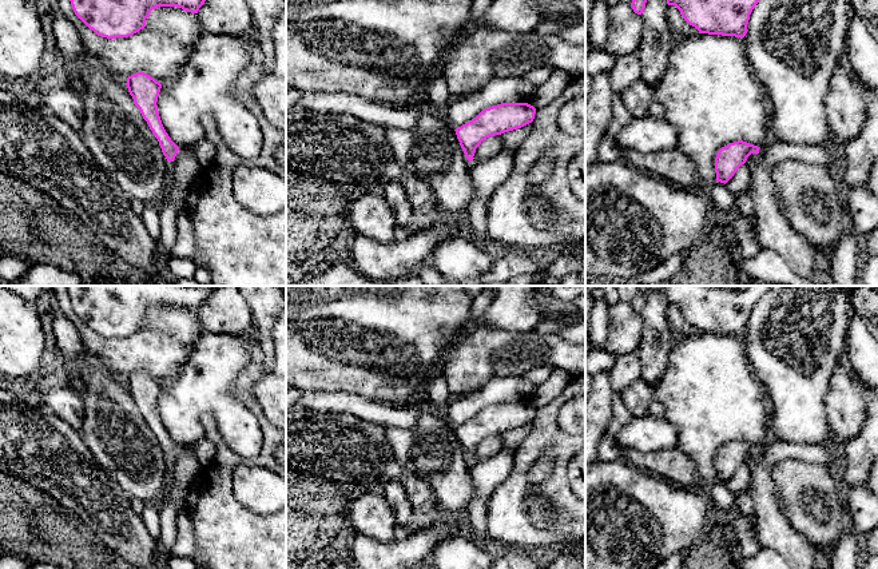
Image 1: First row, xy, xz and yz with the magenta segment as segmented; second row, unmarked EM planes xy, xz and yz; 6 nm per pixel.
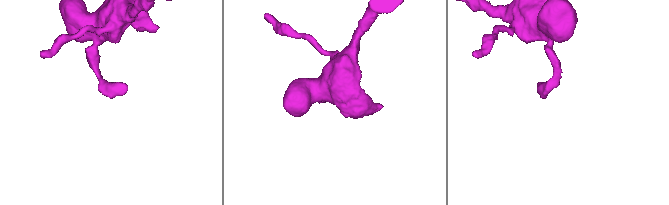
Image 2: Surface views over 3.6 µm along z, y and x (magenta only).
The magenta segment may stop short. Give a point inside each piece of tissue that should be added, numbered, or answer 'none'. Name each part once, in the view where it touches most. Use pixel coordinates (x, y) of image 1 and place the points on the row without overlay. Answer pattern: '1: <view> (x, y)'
none

